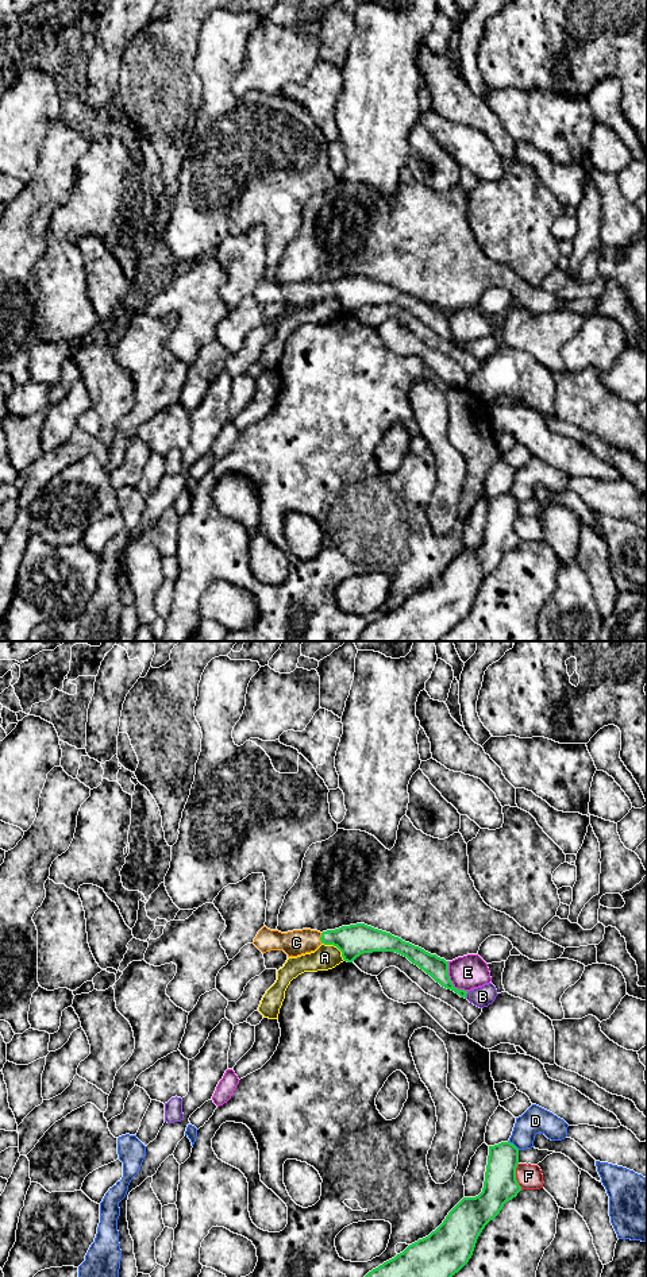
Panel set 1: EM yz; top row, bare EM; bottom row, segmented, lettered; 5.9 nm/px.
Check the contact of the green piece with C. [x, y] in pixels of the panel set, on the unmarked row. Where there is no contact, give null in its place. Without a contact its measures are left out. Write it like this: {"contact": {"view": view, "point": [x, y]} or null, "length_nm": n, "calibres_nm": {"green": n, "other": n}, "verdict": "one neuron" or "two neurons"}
{"contact": {"view": "yz", "point": [320, 290]}, "length_nm": 60, "calibres_nm": {"green": 190, "other": 150}, "verdict": "one neuron"}

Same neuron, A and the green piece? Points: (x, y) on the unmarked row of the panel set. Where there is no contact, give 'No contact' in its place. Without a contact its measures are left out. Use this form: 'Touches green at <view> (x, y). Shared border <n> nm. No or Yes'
Touches green at yz (335, 297). Shared border 180 nm. No

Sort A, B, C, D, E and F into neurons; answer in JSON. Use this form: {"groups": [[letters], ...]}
{"groups": [["A"], ["B"], ["C"], ["D"], ["E"], ["F"]]}

